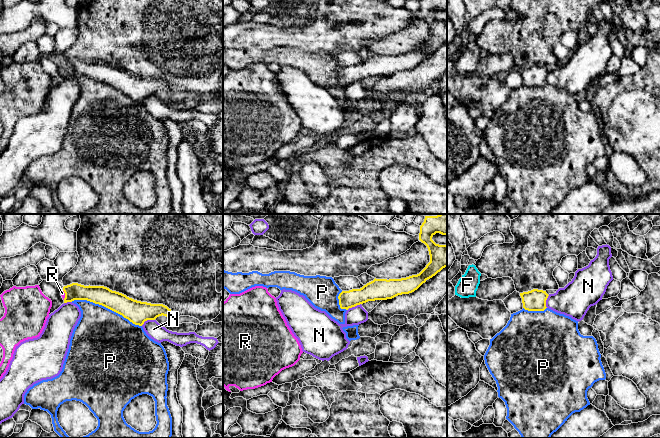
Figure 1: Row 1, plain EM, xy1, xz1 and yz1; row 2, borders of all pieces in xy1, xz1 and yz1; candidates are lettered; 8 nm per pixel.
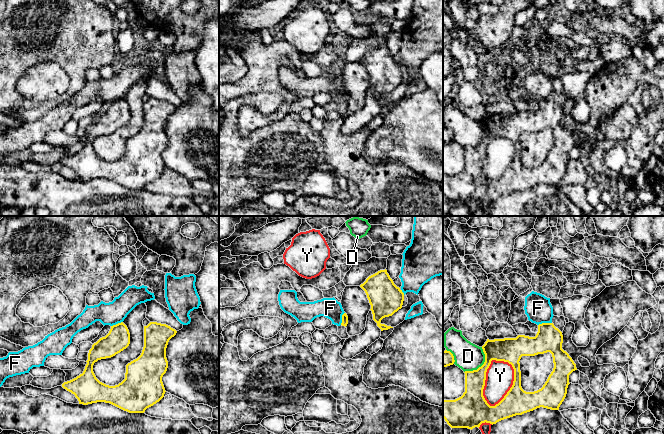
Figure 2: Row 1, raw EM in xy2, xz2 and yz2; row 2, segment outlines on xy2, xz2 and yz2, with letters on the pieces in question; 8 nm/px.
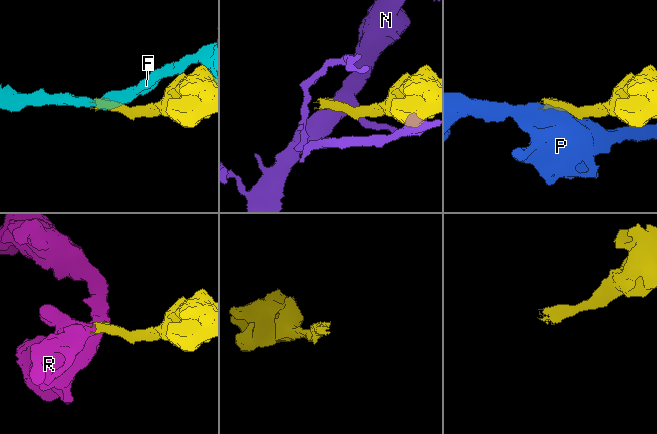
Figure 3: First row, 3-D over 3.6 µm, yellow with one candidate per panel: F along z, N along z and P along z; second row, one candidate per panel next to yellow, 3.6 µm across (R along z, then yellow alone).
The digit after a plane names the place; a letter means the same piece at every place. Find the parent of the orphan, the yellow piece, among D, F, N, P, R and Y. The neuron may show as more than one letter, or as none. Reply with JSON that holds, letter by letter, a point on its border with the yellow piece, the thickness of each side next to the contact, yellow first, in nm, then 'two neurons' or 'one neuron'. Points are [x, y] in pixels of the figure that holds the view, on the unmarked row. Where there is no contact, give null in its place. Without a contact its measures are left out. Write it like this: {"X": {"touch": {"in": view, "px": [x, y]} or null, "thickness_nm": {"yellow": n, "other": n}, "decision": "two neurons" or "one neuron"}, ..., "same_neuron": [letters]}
{"D": {"touch": {"in": "yz2", "px": [482, 141]}, "thickness_nm": {"yellow": 190, "other": 220}, "decision": "two neurons"}, "F": {"touch": {"in": "yz2", "px": [544, 99]}, "thickness_nm": {"yellow": 200, "other": 220}, "decision": "two neurons"}, "N": {"touch": {"in": "xy1", "px": [147, 95]}, "thickness_nm": {"yellow": 190, "other": 140}, "decision": "two neurons"}, "P": {"touch": {"in": "xy1", "px": [106, 83]}, "thickness_nm": {"yellow": 180, "other": 460}, "decision": "two neurons"}, "R": {"touch": {"in": "xy1", "px": [65, 71]}, "thickness_nm": {"yellow": 140, "other": 30}, "decision": "one neuron"}, "Y": {"touch": {"in": "yz2", "px": [512, 162]}, "thickness_nm": {"yellow": 200, "other": 220}, "decision": "two neurons"}, "same_neuron": ["R"]}

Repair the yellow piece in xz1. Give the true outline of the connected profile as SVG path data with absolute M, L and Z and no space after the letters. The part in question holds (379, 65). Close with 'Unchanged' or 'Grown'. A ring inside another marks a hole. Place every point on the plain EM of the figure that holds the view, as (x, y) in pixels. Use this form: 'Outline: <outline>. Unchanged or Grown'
Outline: M422 0L420 2L419 16L427 22L430 38L419 50L401 55L375 54L360 65L342 67L338 72L340 84L348 86L368 77L387 76L398 71L412 69L447 43L447 21L439 21L432 16L436 9L447 11L447 0Z. Unchanged

